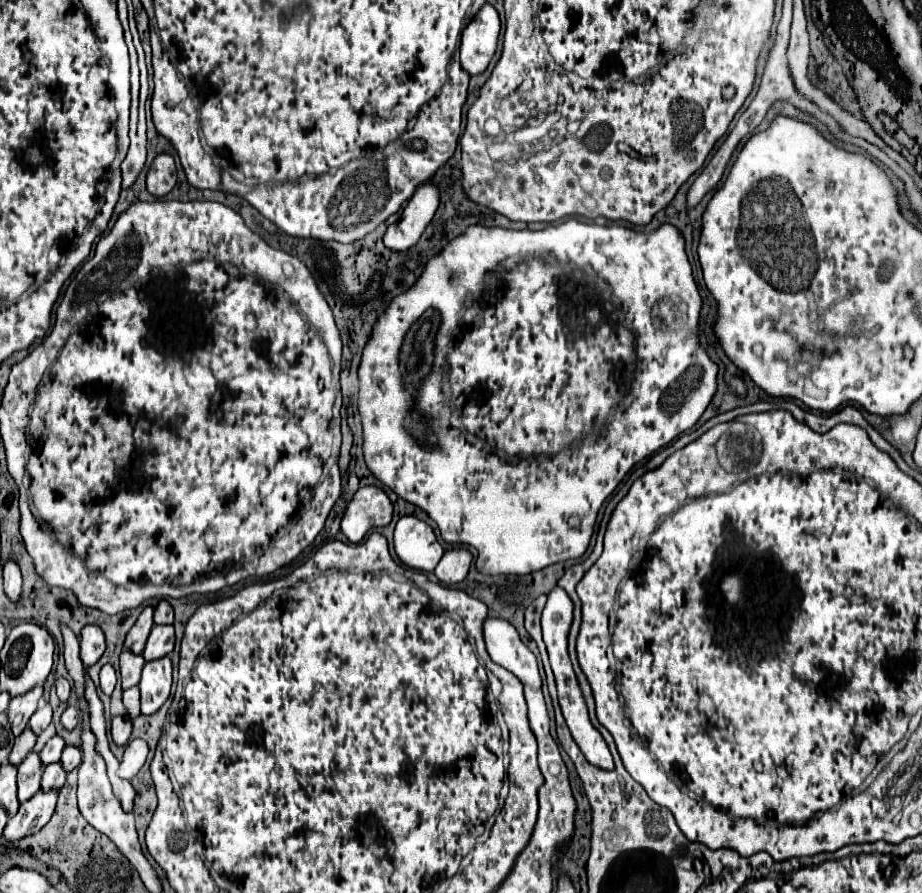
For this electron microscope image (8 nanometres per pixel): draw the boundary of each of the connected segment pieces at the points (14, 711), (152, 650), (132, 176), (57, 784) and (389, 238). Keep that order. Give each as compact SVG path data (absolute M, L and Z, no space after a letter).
M43 686L33 688L27 694L17 696L17 698L11 700L11 706L7 708L7 720L9 720L11 730L13 730L15 736L19 736L25 730L29 718L37 710L37 704L39 704L41 696L43 696Z
M153 626L151 634L147 638L145 650L143 650L143 658L147 662L157 660L157 658L163 658L163 656L171 654L173 644L175 644L173 626Z
M129 148L129 154L123 160L123 164L121 164L121 170L123 170L123 188L131 188L135 184L139 172L145 166L145 156L147 156L145 148Z
M49 764L43 770L43 778L41 778L41 790L49 792L49 790L61 790L65 784L65 770L61 768L61 764Z
M425 182L417 188L413 198L403 208L401 220L391 224L383 236L383 242L393 252L405 252L417 244L425 226L431 222L439 206L437 188L431 182Z

